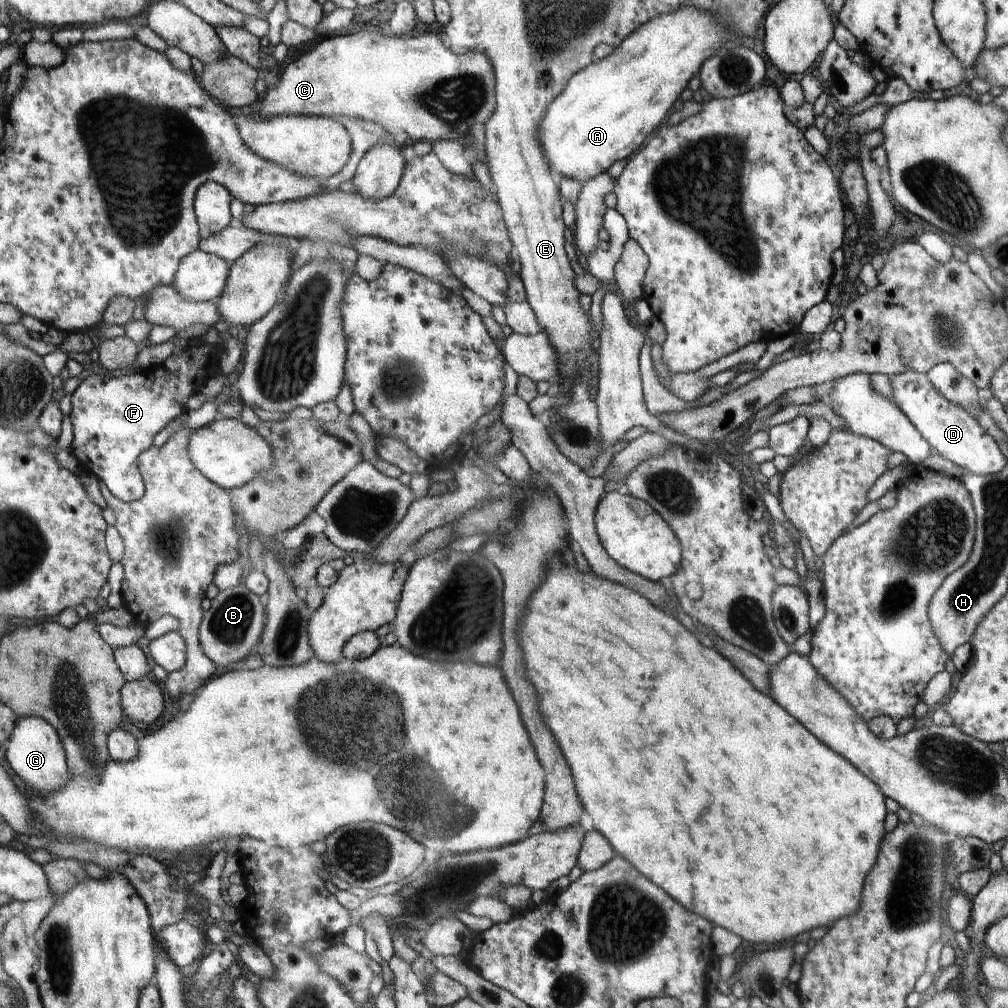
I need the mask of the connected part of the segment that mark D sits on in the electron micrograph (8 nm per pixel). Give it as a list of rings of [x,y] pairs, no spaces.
[[[908,370],[902,374],[892,376],[892,396],[894,403],[899,406],[911,422],[919,429],[919,432],[930,443],[932,451],[950,460],[965,472],[986,476],[1004,470],[1006,458],[986,432],[976,424],[971,413],[961,406],[944,398],[936,386],[928,382],[926,373]]]

